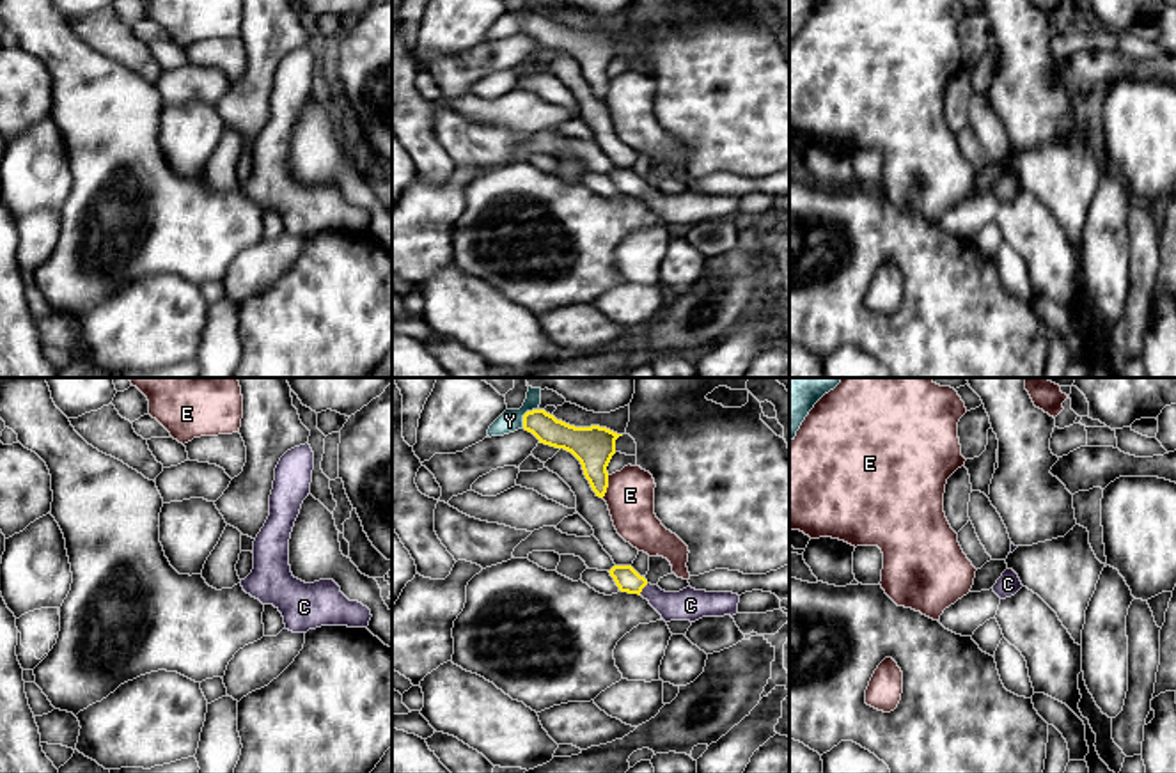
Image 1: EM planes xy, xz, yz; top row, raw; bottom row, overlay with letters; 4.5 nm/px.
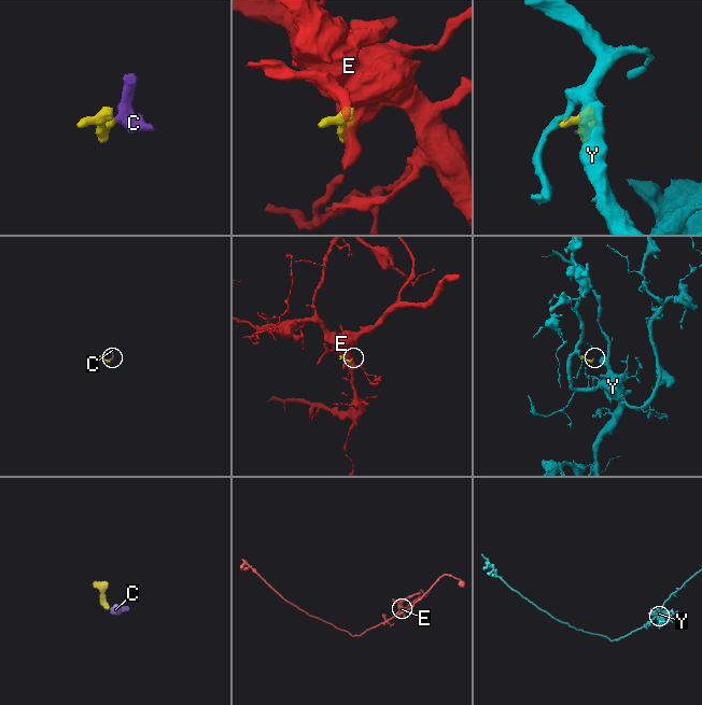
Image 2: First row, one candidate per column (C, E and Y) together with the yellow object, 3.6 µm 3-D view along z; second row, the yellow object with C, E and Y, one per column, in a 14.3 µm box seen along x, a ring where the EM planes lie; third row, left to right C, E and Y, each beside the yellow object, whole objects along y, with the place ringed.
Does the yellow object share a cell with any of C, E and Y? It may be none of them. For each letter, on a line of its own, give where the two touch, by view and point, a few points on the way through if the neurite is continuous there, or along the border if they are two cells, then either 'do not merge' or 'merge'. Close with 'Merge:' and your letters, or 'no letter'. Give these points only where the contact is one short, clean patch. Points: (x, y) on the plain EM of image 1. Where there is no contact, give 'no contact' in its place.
C: meets yellow in xz at (642, 190); runs through xz (627, 181), (642, 190), (664, 206), (690, 208); merge
E: meets yellow in xz at (607, 89); do not merge
Y: meets yellow in xz at (524, 18); border along xz (538, 11), (524, 18), (522, 31); do not merge
Merge: C

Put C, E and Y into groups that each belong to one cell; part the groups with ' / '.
C / E / Y

